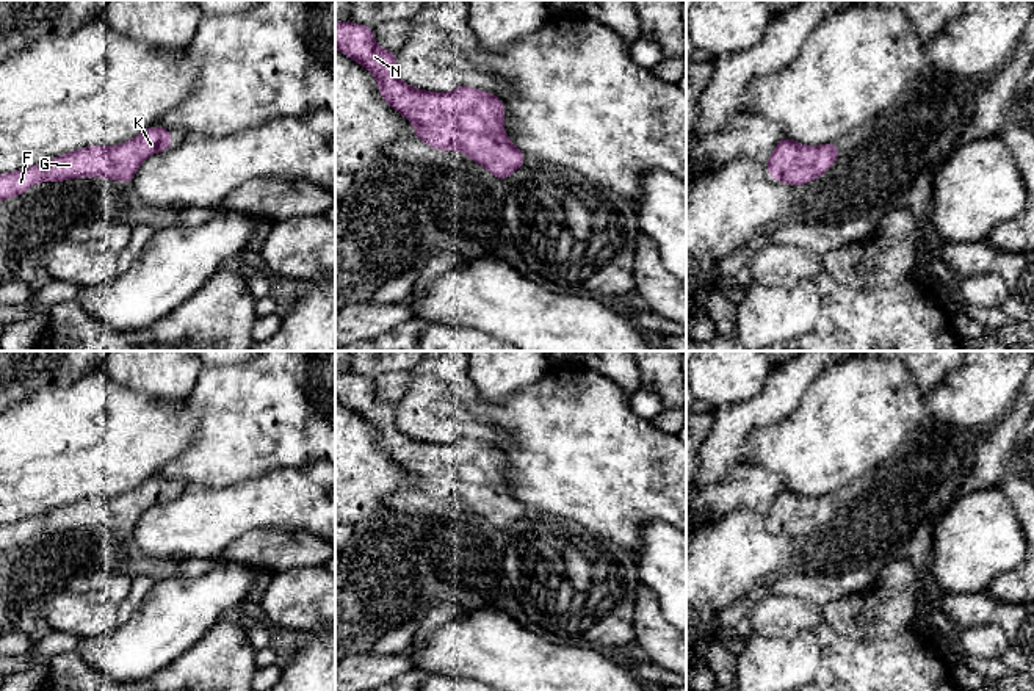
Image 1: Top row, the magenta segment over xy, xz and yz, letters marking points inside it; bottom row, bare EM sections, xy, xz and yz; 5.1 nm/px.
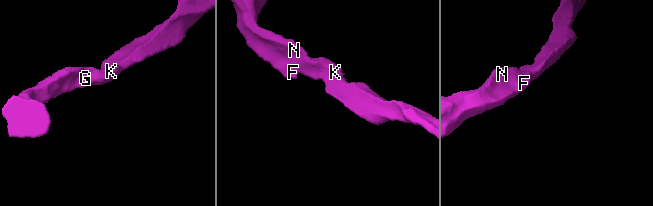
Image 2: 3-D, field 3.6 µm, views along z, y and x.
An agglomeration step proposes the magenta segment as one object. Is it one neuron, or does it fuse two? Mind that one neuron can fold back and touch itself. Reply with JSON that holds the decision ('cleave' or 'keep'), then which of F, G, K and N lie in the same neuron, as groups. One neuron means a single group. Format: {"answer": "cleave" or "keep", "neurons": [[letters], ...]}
{"answer": "keep", "neurons": [["F", "G", "K", "N"]]}

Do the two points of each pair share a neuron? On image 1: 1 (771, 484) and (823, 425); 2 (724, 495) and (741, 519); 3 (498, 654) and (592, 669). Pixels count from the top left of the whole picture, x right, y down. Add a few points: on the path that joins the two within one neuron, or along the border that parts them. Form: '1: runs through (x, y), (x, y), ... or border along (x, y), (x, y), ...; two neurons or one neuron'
1: border along (746, 459), (773, 470), (785, 486); two neurons
2: border along (765, 513), (749, 506), (735, 506), (710, 522); two neurons
3: runs through (522, 663), (533, 669), (569, 669); one neuron

